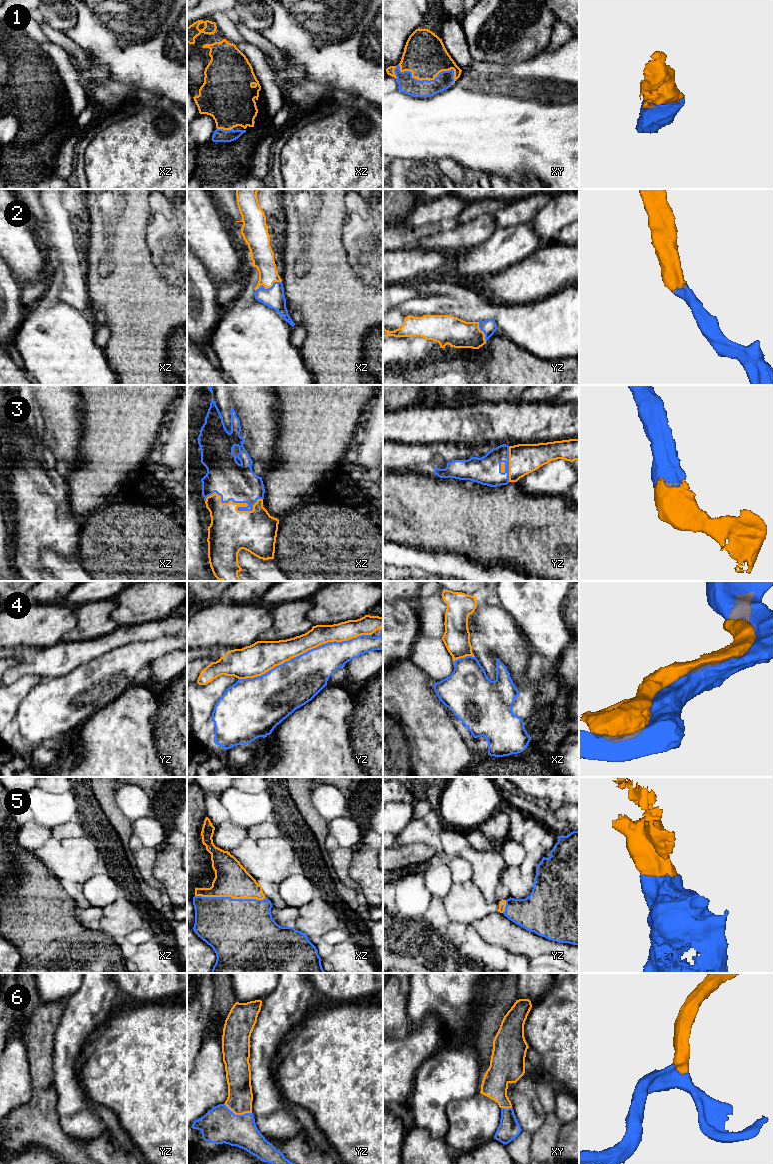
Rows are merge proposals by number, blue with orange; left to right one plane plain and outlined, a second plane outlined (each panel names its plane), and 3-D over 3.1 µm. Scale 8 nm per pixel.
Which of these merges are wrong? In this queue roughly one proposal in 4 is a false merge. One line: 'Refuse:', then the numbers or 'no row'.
Refuse: 4

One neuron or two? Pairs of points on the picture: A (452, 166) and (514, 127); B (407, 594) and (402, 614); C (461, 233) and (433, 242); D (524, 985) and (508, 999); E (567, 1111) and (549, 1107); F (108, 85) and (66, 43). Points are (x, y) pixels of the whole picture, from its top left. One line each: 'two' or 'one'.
A: two
B: two
C: one
D: two
E: two
F: one

